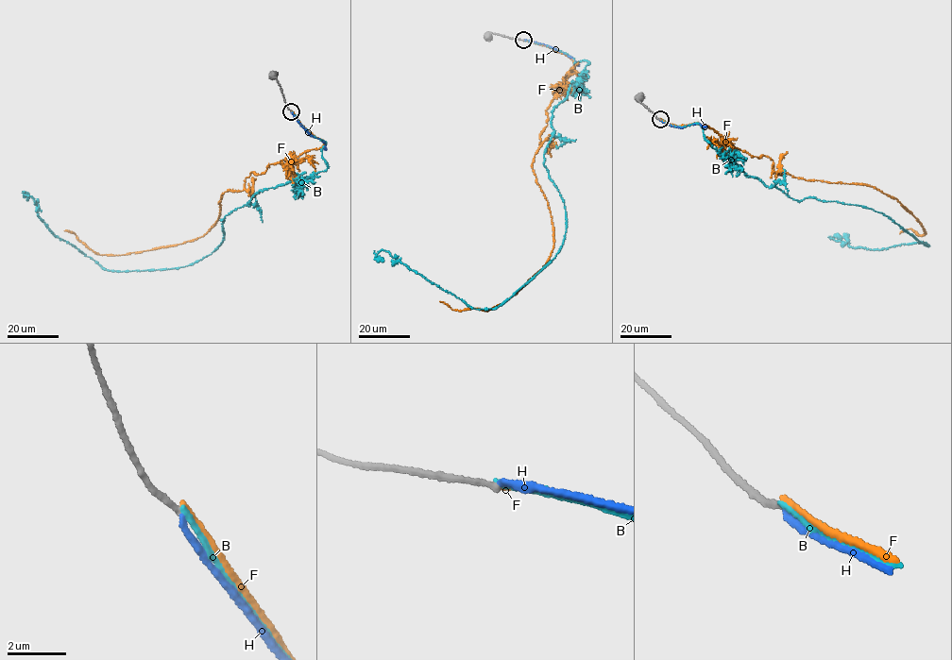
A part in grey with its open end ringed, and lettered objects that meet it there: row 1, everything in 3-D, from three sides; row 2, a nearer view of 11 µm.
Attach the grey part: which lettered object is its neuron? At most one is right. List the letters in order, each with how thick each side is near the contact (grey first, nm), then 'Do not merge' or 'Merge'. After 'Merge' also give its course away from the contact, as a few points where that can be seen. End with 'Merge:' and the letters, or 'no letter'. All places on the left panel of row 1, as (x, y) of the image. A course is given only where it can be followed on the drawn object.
B: Thickness 220 nm (grey) against 200 nm. Do not merge
F: Thickness 220 nm (grey) against 170 nm. Do not merge
H: Thickness 220 nm (grey) against 200 nm. Do not merge
Merge: no letter

